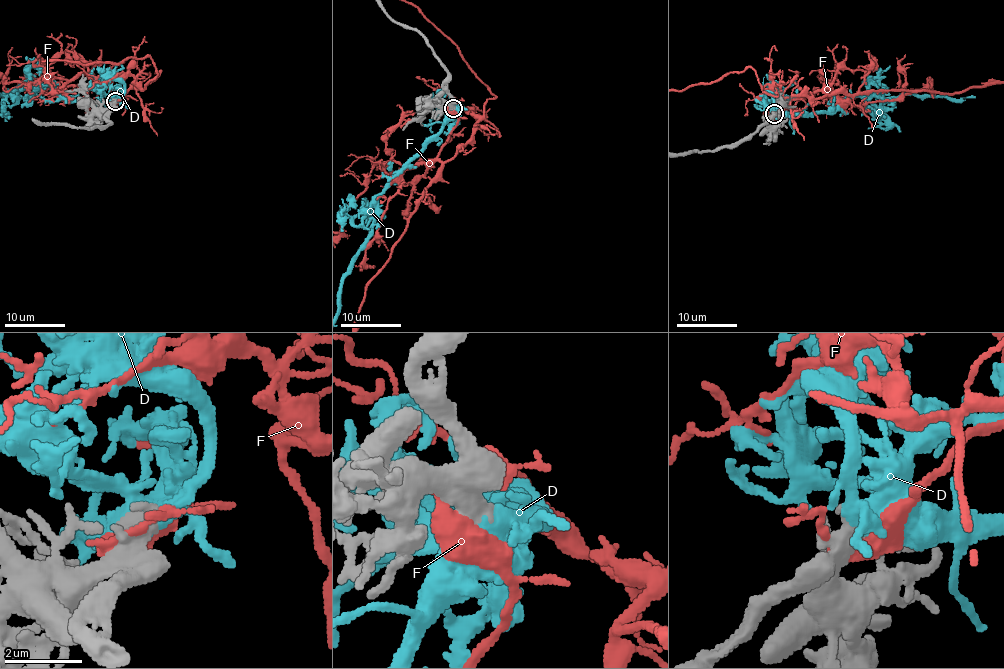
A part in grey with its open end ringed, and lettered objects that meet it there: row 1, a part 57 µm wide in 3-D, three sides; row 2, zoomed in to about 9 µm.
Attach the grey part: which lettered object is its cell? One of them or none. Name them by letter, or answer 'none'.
D

